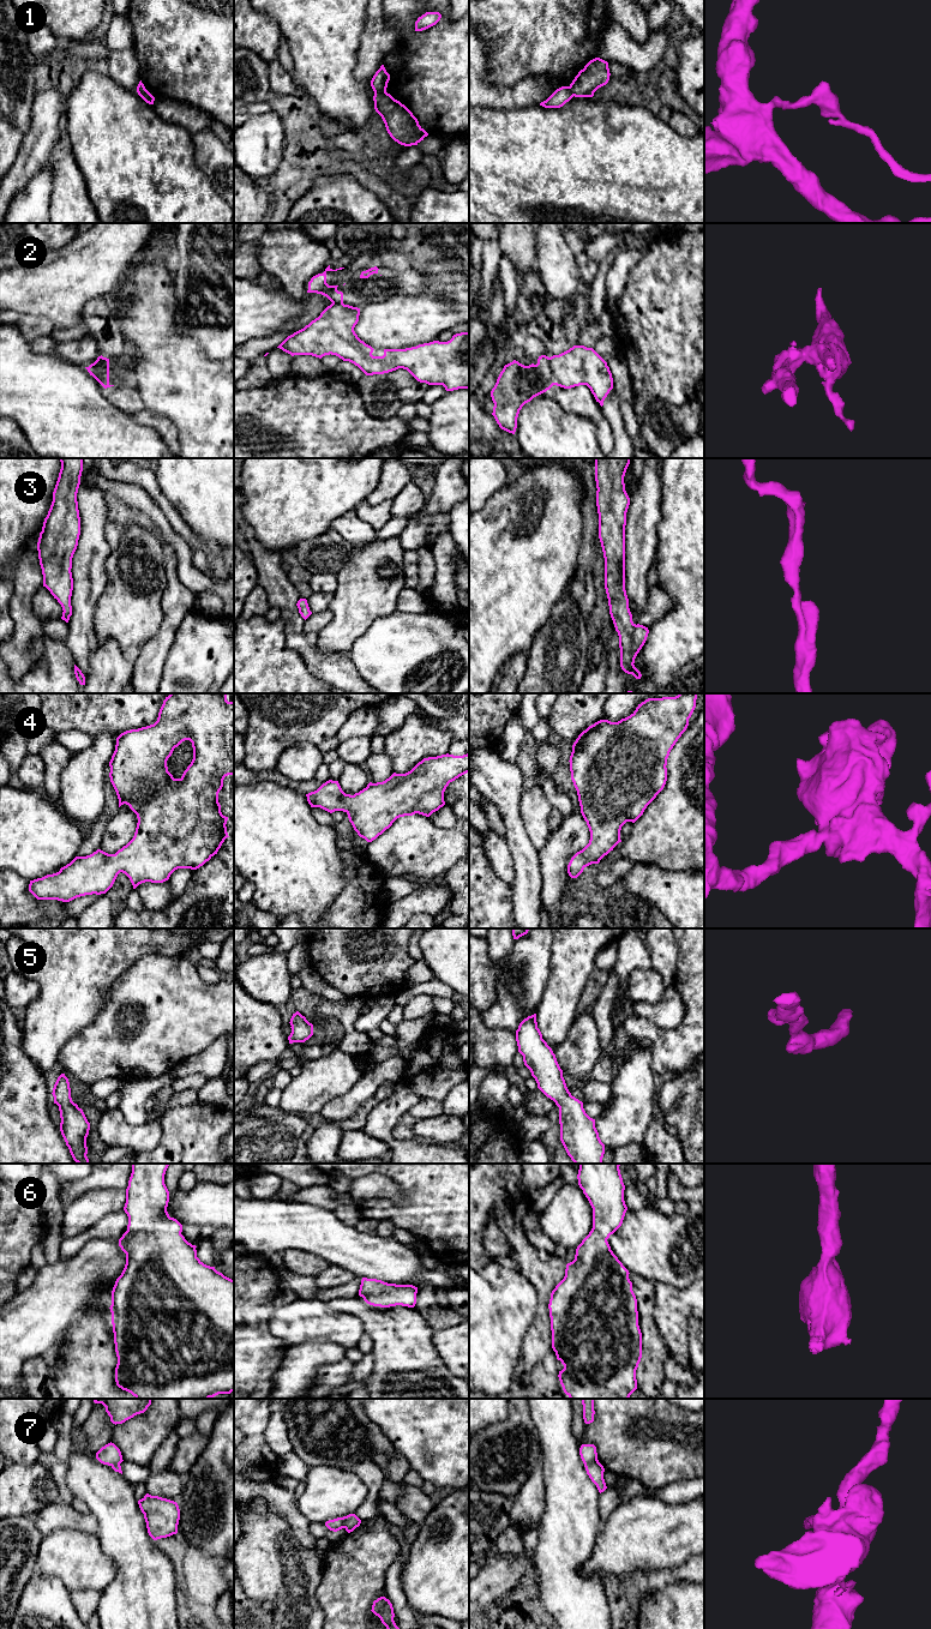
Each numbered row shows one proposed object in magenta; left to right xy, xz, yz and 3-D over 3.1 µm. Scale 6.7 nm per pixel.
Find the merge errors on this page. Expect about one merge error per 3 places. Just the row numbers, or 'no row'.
1, 2, 7

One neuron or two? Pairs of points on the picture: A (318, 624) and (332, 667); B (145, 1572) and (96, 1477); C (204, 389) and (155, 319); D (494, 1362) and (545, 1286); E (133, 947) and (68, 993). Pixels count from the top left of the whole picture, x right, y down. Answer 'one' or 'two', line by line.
A: two
B: one
C: one
D: two
E: one

